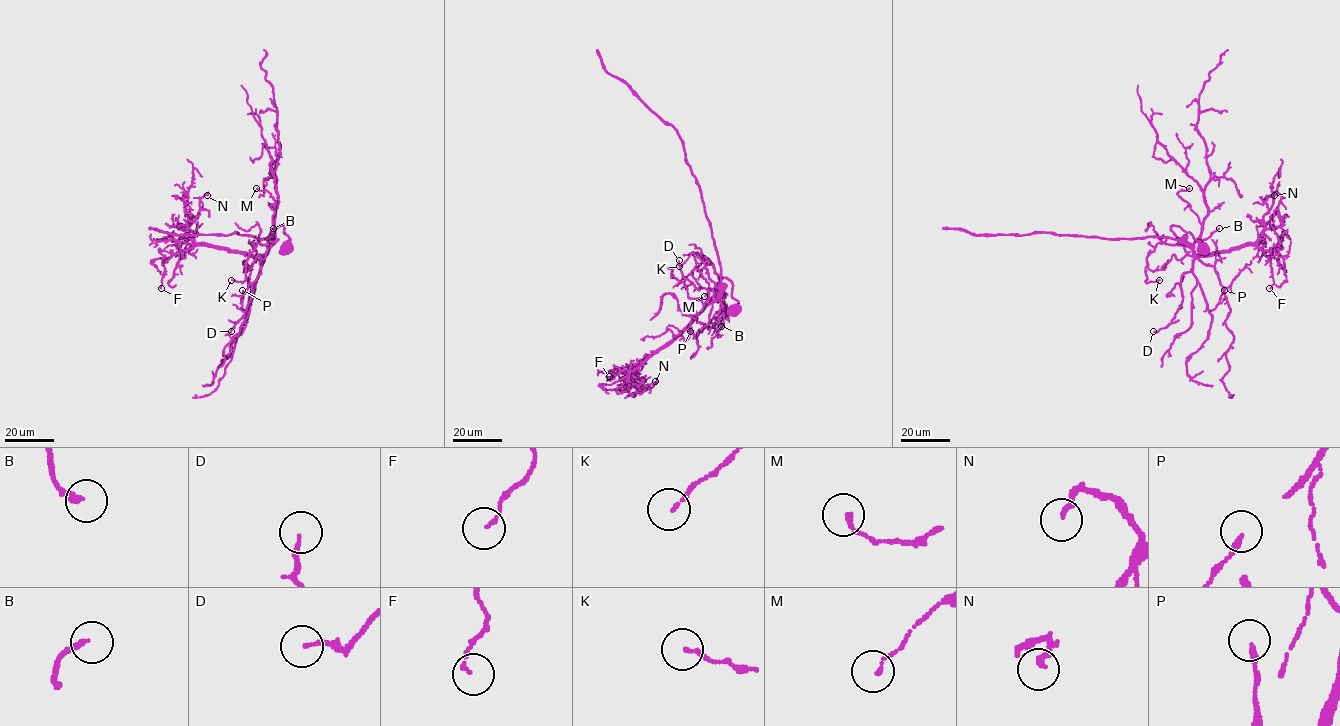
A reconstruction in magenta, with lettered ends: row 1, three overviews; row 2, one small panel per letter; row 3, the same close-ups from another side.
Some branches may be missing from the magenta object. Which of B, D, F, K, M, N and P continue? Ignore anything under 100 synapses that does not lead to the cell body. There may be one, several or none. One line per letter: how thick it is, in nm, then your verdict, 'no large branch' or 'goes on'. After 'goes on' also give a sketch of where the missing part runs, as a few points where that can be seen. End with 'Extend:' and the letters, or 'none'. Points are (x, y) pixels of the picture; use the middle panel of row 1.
B: 200 nm thick; no large branch
D: 130 nm thick; no large branch
F: 120 nm thick; no large branch
K: 110 nm thick; no large branch
M: 120 nm thick; no large branch
N: 170 nm thick; no large branch
P: 200 nm thick; no large branch
Extend: none

